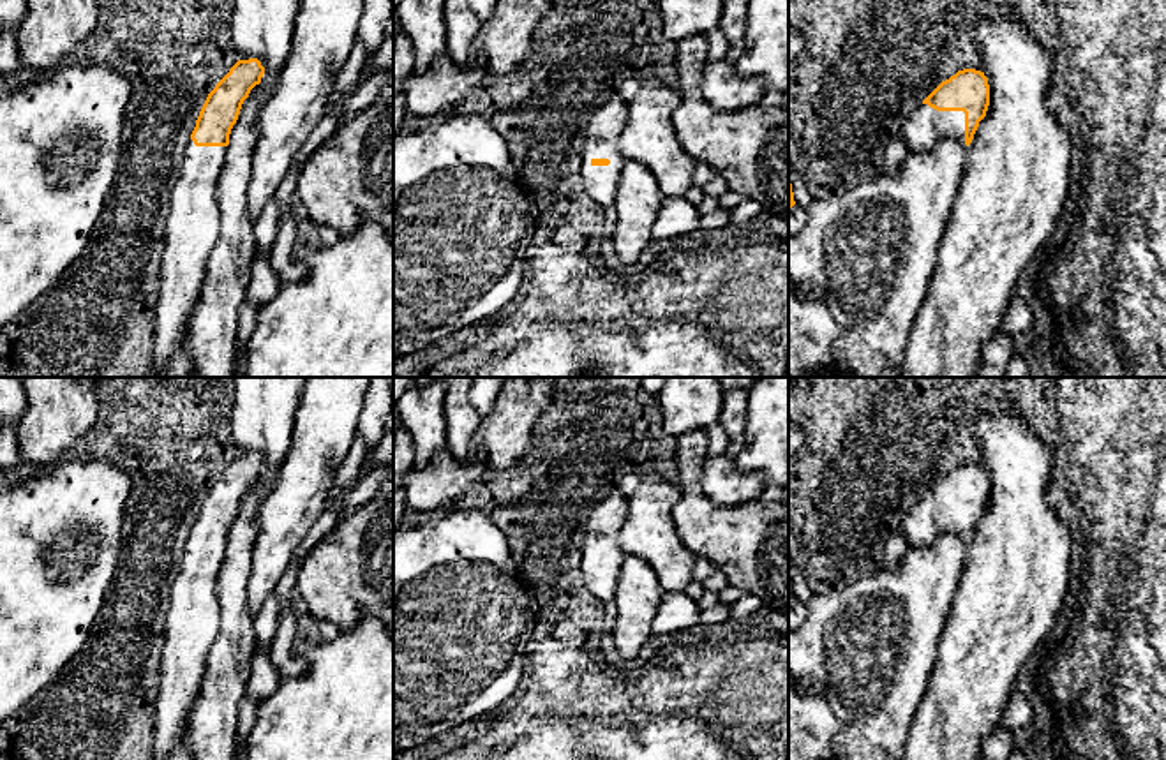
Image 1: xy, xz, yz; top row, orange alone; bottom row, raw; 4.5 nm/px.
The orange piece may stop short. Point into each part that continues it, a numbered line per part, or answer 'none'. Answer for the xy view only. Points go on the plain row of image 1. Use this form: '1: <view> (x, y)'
1: xy (193, 621)

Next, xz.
1: xz (607, 517)

